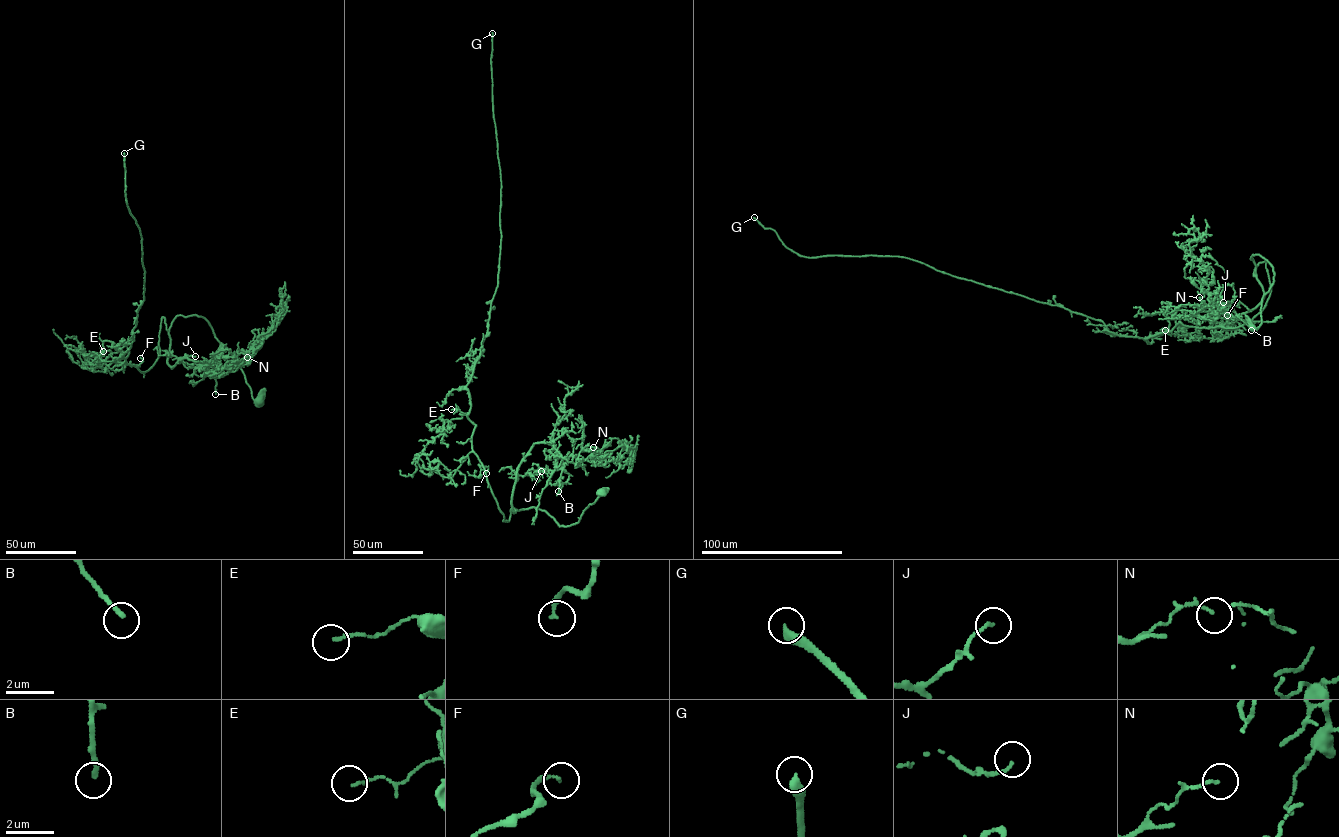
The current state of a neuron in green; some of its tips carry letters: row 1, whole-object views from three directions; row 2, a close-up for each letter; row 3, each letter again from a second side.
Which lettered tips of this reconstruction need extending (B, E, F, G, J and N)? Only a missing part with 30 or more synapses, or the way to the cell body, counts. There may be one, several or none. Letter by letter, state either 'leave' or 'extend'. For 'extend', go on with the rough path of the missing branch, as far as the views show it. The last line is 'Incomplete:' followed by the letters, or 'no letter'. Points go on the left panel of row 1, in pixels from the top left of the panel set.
B: extend | (215, 394), (218, 413), (222, 415)
E: leave
F: extend | (140, 358), (144, 349), (149, 355), (167, 353)
G: extend | (124, 153), (125, 113), (112, 59), (114, 47), (111, 32), (103, 13)
J: leave
N: leave
Incomplete: B, F, G

